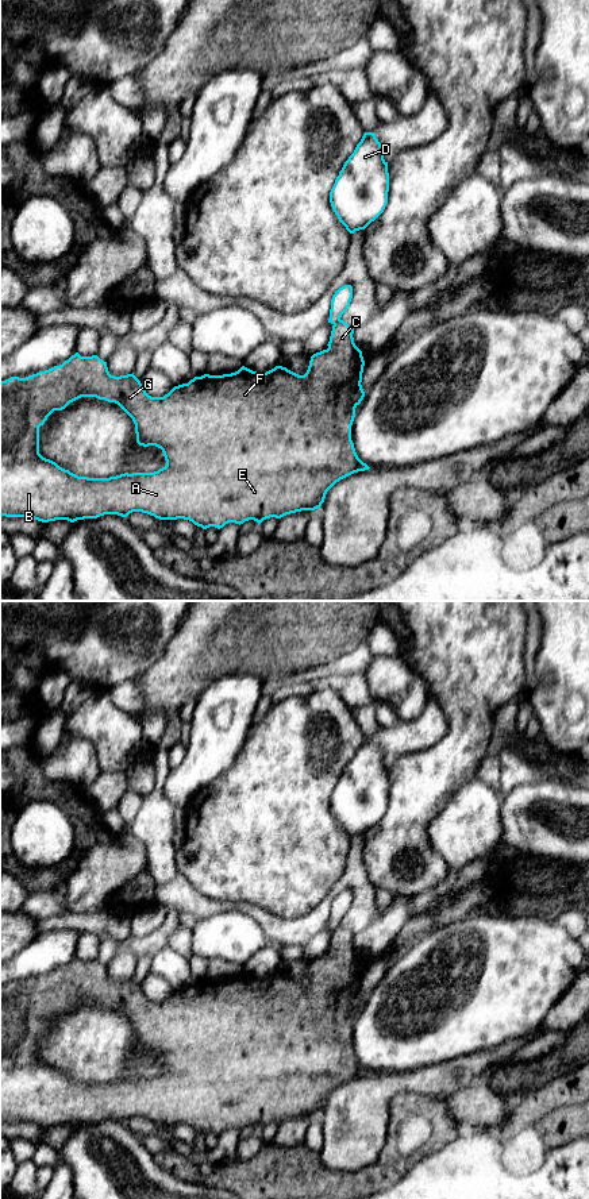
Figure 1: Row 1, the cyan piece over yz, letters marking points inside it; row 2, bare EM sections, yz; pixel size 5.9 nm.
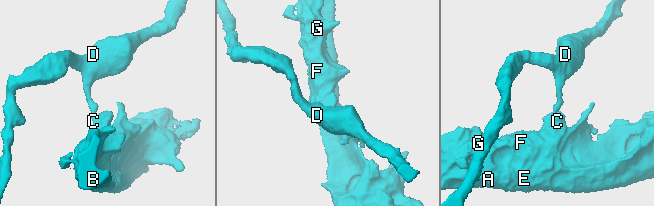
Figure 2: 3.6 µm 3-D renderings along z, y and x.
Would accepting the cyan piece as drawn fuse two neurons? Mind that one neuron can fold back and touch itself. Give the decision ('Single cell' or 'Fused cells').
Fused cells

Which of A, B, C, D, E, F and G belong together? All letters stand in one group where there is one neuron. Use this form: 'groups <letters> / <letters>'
groups A B C E F G / D

